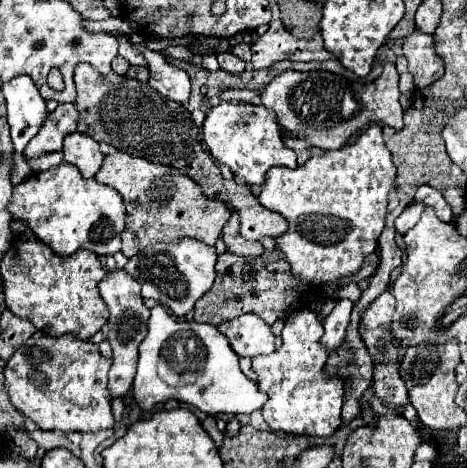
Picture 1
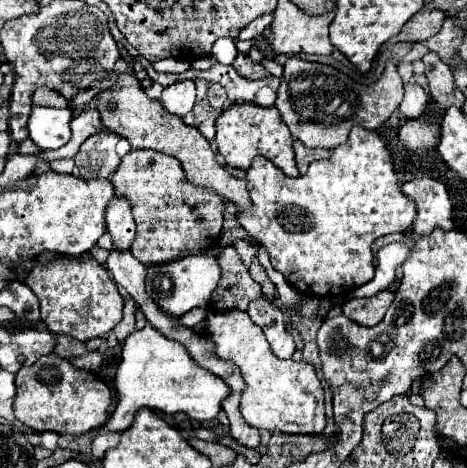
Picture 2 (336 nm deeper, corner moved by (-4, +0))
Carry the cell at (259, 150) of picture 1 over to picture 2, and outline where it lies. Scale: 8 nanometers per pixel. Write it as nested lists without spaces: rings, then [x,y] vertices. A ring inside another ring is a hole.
[[[233,103],[217,117],[215,125],[217,125],[215,143],[229,167],[247,171],[253,159],[257,155],[263,155],[269,161],[273,161],[287,177],[299,175],[295,167],[295,155],[293,155],[293,137],[287,125],[281,121],[281,115],[275,107],[259,107],[253,103]]]

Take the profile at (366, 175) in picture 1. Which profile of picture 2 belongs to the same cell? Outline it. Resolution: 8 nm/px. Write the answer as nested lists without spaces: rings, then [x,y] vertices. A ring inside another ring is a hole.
[[[361,125],[351,129],[347,143],[333,149],[329,159],[313,161],[309,171],[301,177],[291,179],[269,159],[257,157],[249,171],[245,171],[245,181],[253,205],[251,209],[235,213],[239,225],[267,247],[273,267],[305,297],[335,301],[365,285],[365,281],[371,281],[375,271],[371,259],[373,241],[389,233],[407,233],[415,221],[415,205],[403,195],[397,183],[385,141]]]

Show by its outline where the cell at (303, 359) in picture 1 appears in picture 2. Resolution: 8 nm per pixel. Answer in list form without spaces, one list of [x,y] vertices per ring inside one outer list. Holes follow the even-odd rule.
[[[209,309],[205,315],[205,335],[215,343],[213,353],[223,361],[231,361],[245,379],[247,387],[241,395],[239,411],[247,425],[267,431],[309,435],[317,435],[325,429],[323,387],[315,375],[313,365],[305,361],[275,357],[265,335],[245,311]]]

